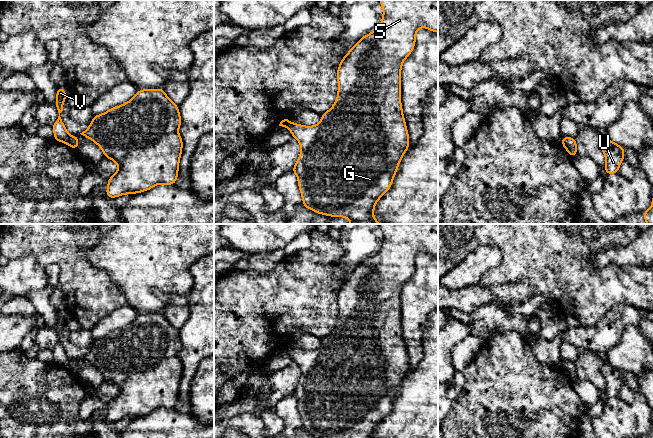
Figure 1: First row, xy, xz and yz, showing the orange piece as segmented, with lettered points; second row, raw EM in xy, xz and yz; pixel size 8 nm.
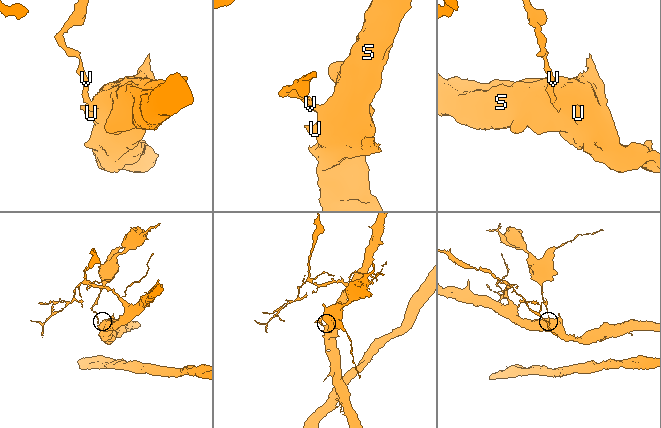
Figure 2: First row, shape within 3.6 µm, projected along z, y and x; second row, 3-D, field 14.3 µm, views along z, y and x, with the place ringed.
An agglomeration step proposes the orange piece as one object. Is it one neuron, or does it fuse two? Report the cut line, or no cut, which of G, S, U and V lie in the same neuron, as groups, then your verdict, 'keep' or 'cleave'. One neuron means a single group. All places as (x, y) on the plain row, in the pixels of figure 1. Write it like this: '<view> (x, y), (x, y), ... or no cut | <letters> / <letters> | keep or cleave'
xy (71, 360), (67, 367) | G S U / V | cleave

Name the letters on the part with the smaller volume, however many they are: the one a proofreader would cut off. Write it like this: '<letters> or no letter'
V

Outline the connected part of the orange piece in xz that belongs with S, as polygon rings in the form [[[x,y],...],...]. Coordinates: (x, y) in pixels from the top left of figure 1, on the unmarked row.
[[[379,224],[379,226],[383,232],[380,250],[358,264],[339,288],[337,294],[338,317],[332,332],[321,338],[321,345],[316,350],[294,348],[290,352],[293,362],[297,363],[301,370],[299,382],[291,396],[295,397],[298,402],[298,410],[303,423],[302,430],[318,438],[373,438],[378,424],[391,412],[399,387],[410,371],[408,354],[401,330],[401,291],[415,271],[416,256],[420,251],[426,251],[431,256],[438,256],[438,224]]]

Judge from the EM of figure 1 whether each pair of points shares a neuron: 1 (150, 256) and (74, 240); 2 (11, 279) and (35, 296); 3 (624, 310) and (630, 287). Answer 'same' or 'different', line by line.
1: different
2: different
3: different

